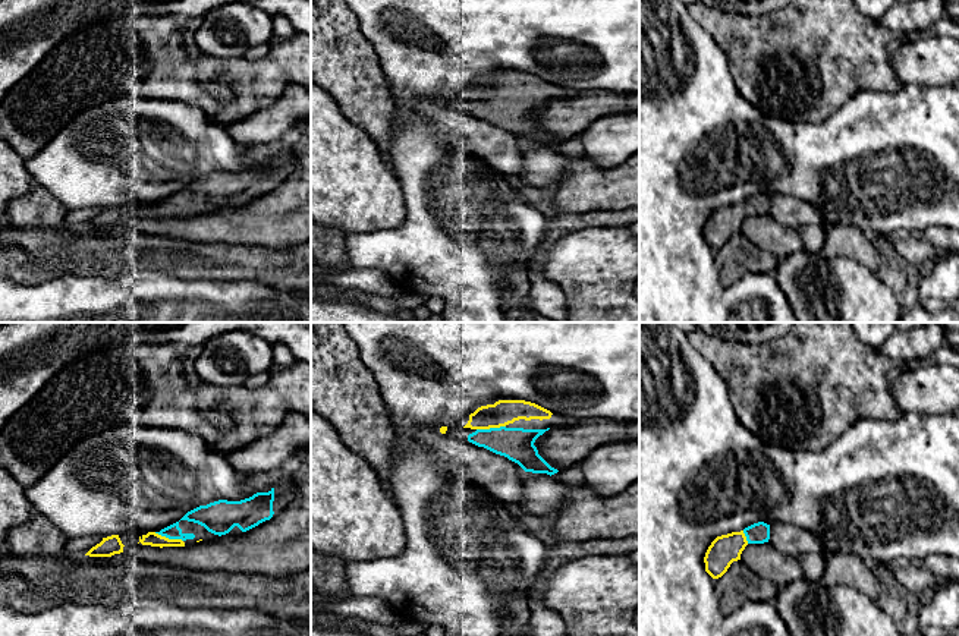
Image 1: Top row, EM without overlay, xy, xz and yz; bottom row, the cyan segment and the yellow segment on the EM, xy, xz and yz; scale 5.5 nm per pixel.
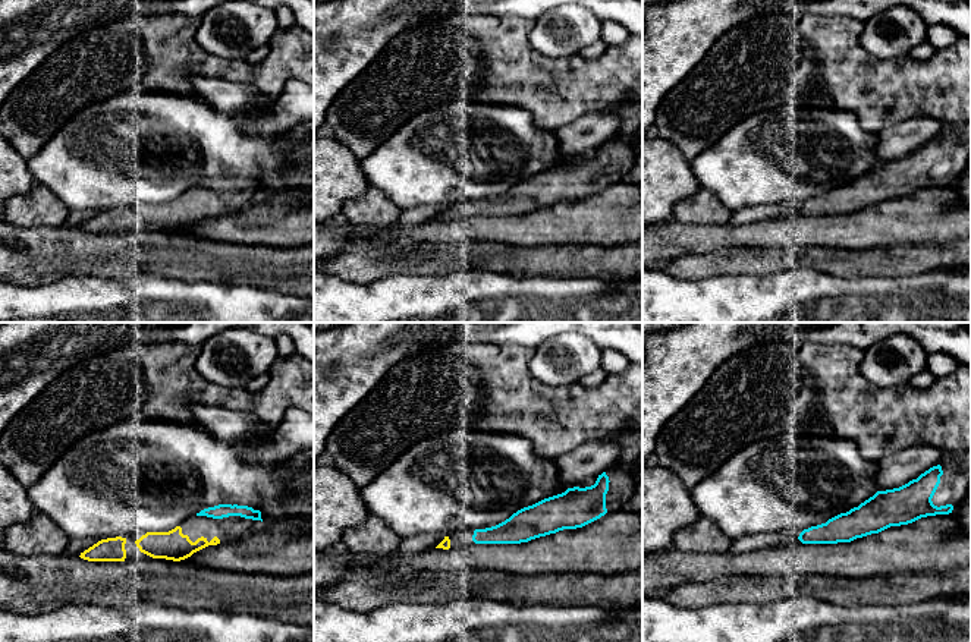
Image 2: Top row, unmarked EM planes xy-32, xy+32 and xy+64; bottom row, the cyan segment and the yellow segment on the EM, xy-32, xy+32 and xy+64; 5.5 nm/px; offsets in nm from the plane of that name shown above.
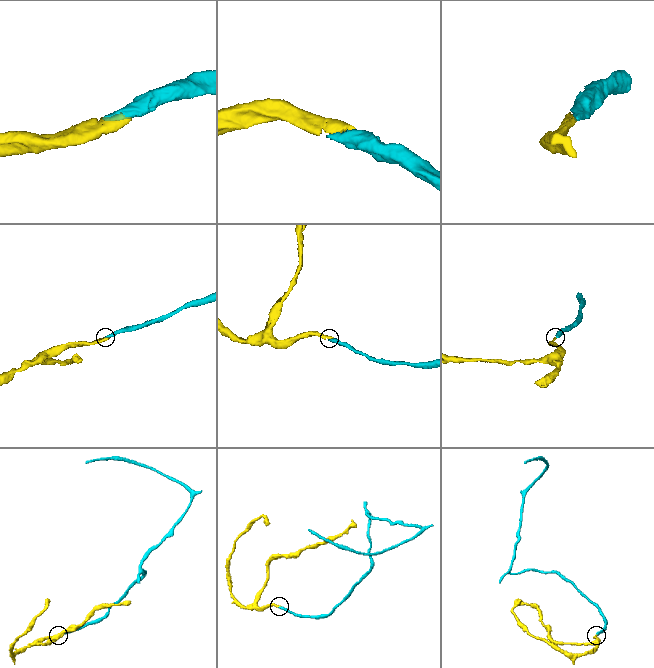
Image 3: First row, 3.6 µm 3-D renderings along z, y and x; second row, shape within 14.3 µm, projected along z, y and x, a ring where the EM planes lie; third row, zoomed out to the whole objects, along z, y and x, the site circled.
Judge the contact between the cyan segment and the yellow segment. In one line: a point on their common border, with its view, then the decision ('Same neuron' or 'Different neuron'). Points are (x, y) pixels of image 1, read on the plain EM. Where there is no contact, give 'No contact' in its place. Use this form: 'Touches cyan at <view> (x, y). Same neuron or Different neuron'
Touches cyan at xz (490, 100). Same neuron

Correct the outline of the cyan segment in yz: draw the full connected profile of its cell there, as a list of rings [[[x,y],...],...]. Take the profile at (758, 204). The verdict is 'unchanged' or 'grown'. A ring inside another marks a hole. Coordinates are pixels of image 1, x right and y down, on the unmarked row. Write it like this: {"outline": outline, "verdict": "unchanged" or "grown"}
{"outline": [[[764,193],[754,195],[741,204],[717,208],[705,224],[705,243],[713,251],[721,249],[733,233],[741,232],[748,215],[764,215],[768,211],[770,196]]], "verdict": "grown"}

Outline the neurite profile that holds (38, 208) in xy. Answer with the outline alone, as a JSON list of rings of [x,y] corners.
[[[34,183],[26,195],[9,201],[3,221],[21,229],[57,229],[65,226],[67,211],[44,186]]]

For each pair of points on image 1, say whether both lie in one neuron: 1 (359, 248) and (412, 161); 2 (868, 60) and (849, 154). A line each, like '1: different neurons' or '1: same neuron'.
1: same neuron
2: different neurons

